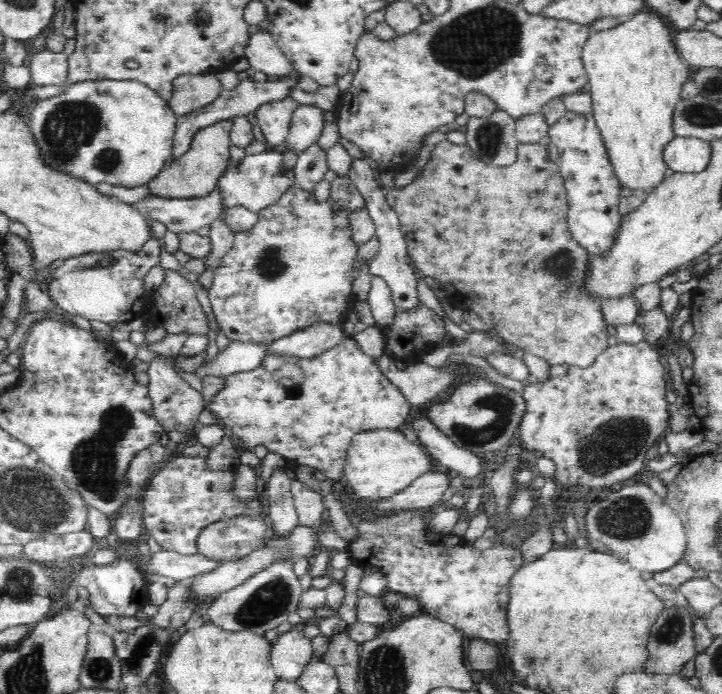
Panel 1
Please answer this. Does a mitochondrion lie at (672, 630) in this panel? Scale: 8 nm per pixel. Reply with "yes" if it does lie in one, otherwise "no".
yes

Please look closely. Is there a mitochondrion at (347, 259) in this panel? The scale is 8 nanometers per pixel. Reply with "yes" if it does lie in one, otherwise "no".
no

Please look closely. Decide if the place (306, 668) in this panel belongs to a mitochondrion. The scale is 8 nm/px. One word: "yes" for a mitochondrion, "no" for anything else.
no

